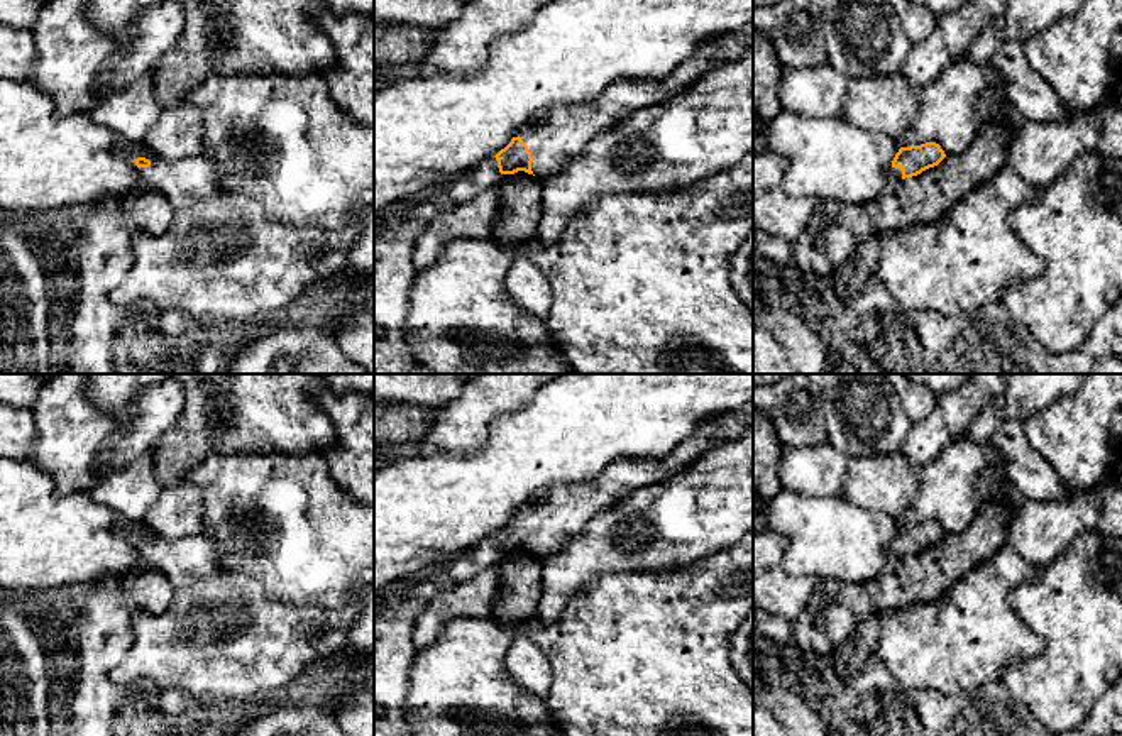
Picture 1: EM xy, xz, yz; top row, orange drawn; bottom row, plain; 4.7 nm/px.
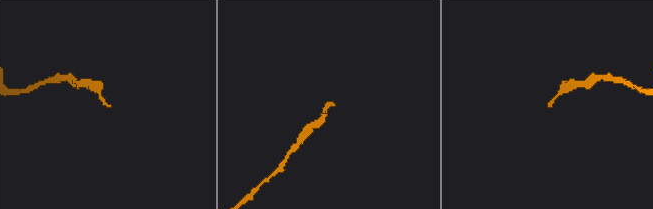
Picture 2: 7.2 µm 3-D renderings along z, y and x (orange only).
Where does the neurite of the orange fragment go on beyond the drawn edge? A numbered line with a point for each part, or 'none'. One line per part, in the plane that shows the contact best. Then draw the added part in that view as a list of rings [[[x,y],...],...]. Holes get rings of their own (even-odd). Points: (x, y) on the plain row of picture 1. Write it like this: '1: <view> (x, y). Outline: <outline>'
1: xz (564, 510). Outline: [[[753,403],[704,420],[697,430],[663,459],[624,459],[609,465],[591,484],[558,484],[542,492],[542,501],[523,513],[533,541],[531,550],[545,558],[562,547],[601,511],[636,492],[648,492],[689,467],[711,448],[740,438],[753,428]]]

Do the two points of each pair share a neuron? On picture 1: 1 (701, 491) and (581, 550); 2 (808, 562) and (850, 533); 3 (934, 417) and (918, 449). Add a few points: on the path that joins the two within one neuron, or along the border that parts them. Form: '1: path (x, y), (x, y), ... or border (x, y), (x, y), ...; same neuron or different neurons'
1: path (670, 521), (657, 532), (616, 533), (611, 537); same neuron
2: path (818, 552), (831, 538), (840, 538); same neuron
3: path (933, 425), (926, 440); same neuron

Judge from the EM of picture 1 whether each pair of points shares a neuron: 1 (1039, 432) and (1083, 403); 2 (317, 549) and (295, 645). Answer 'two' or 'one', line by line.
1: one
2: two

